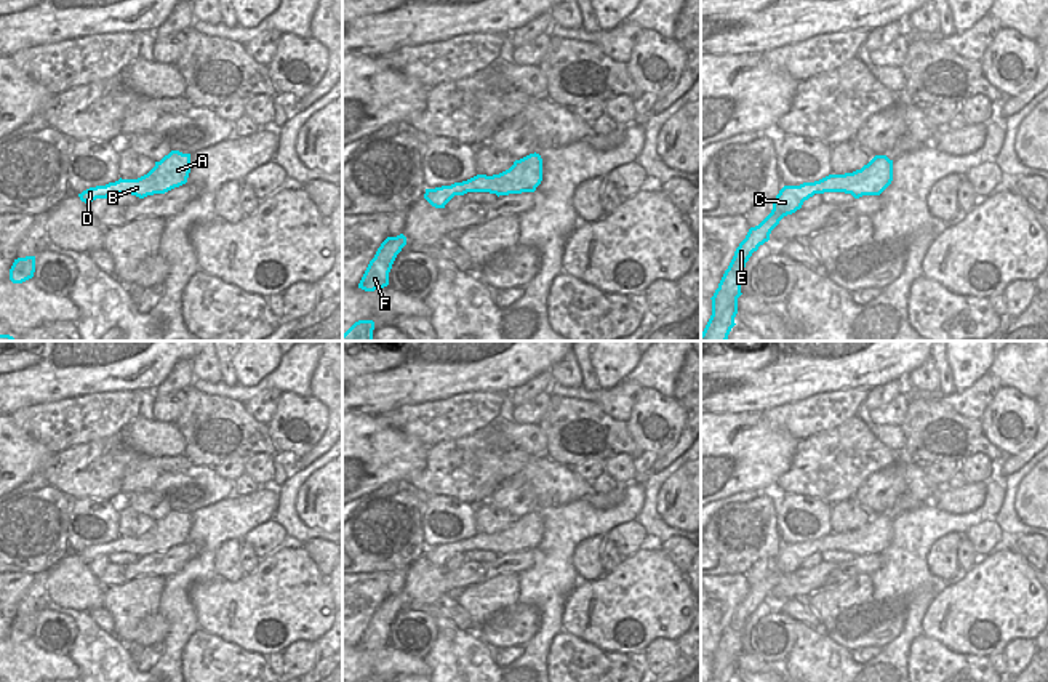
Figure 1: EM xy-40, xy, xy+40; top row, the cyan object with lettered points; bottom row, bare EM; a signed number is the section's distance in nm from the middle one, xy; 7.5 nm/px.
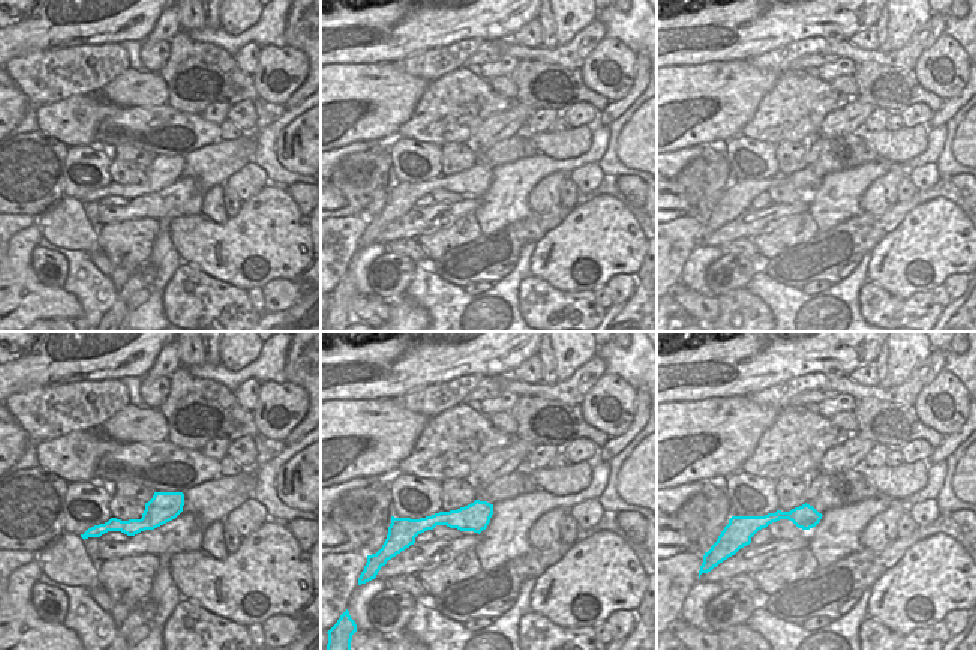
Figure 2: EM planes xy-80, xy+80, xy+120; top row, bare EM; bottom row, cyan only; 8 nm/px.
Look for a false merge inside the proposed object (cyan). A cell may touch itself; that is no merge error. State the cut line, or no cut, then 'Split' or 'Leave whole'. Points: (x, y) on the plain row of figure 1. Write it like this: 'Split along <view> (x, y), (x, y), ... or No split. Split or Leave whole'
No split. Leave whole

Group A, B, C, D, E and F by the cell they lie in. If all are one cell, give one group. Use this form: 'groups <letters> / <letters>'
groups A B C D E F

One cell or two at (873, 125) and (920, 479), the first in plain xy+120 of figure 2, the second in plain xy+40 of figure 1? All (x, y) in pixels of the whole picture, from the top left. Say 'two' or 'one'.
two

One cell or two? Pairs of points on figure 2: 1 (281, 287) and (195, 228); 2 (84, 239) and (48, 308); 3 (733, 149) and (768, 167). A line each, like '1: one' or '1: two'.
1: two
2: two
3: one

